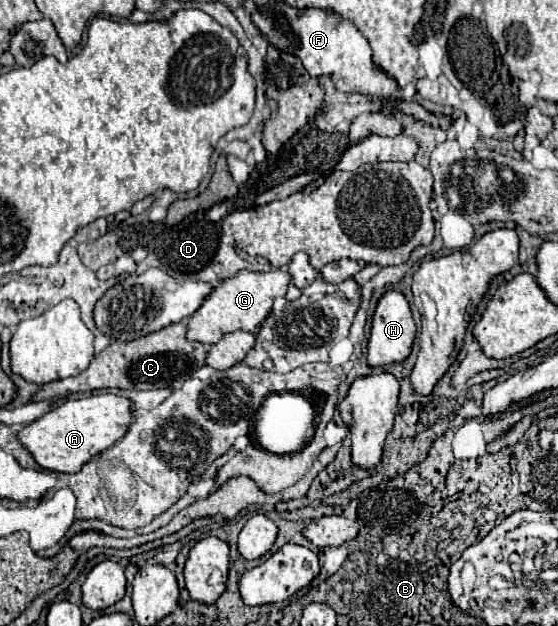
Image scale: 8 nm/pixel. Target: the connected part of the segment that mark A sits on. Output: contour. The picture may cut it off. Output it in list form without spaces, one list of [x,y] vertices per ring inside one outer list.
[[[94,394],[58,404],[42,418],[24,426],[18,438],[42,468],[52,472],[78,472],[92,456],[124,438],[132,420],[132,400],[116,394]]]

